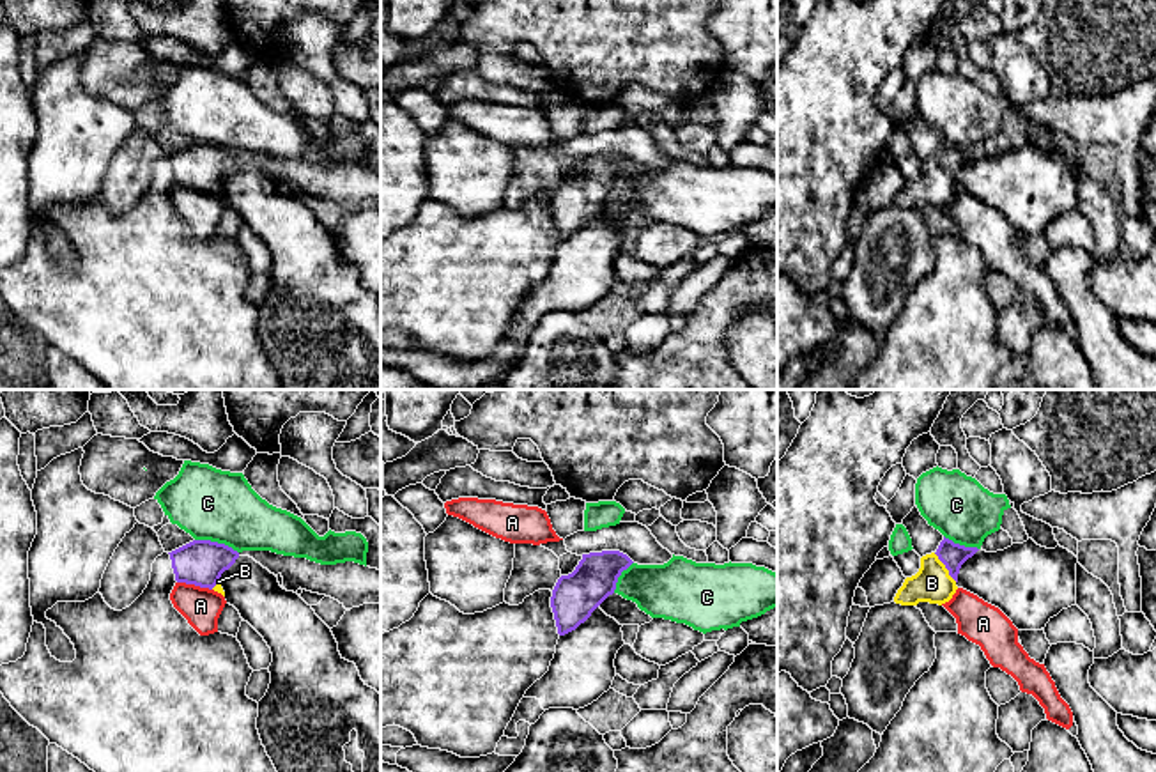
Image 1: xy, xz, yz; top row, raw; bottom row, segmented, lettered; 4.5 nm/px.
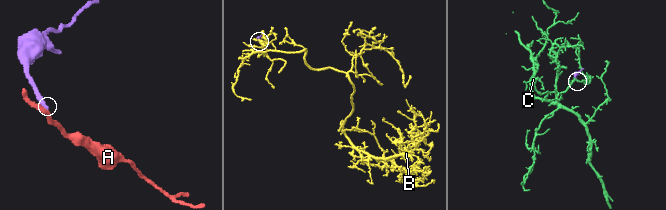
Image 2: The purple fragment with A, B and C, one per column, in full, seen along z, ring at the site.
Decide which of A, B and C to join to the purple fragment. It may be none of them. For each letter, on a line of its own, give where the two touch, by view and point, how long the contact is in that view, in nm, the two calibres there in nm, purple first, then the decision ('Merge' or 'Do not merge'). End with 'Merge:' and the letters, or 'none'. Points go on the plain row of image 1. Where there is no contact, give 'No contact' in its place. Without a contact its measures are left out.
A: Touches purple at xy (195, 188). Shared border 170 nm. Thickness 200 nm (purple) against 180 nm. Do not merge
B: Touches purple at yz (946, 170). Shared border 170 nm. Thickness 110 nm (purple) against 170 nm. Merge
C: Touches purple at xy (216, 146). Shared border 220 nm. Thickness 200 nm (purple) against 320 nm. Do not merge
Merge: B

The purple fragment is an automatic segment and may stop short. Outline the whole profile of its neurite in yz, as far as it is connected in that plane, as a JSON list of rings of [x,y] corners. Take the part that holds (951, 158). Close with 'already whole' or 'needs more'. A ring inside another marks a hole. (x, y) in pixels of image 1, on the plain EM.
[[[944,140],[935,156],[921,161],[919,175],[905,182],[894,205],[901,209],[917,209],[919,205],[942,209],[949,205],[958,193],[961,168],[977,154],[977,151],[965,151]]]; needs more

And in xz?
[[[620,154],[582,158],[575,174],[561,179],[552,193],[551,211],[558,237],[565,239],[584,227],[614,197],[618,181],[632,166]]]; already whole

